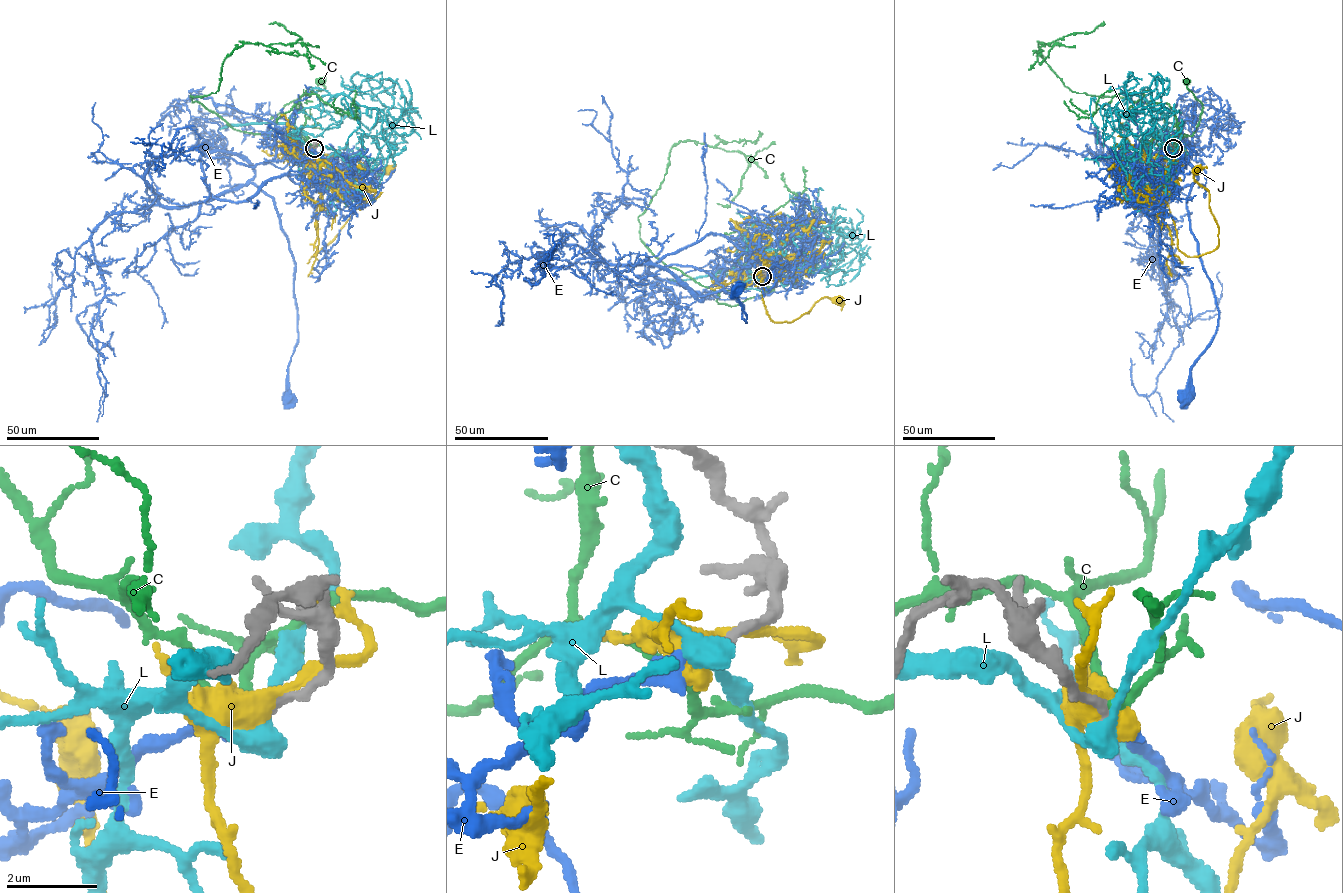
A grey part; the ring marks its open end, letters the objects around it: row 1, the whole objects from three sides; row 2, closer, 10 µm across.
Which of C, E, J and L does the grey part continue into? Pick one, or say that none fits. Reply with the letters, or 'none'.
E

